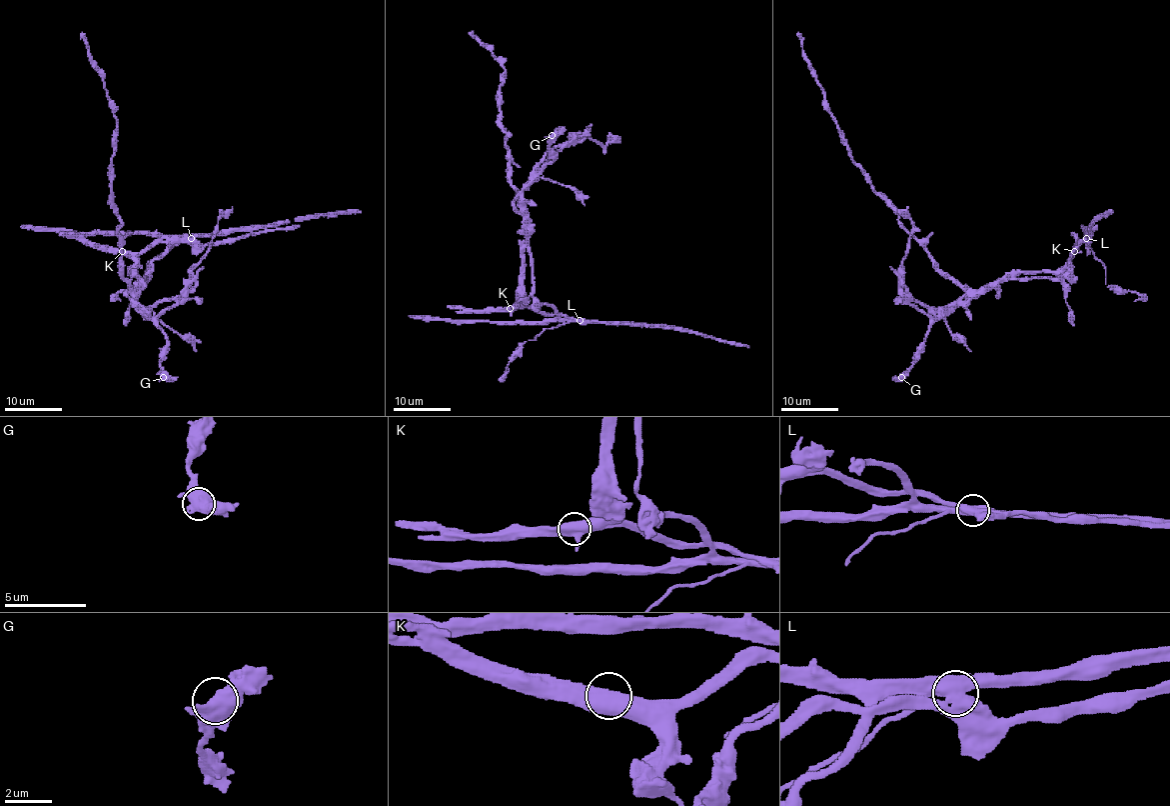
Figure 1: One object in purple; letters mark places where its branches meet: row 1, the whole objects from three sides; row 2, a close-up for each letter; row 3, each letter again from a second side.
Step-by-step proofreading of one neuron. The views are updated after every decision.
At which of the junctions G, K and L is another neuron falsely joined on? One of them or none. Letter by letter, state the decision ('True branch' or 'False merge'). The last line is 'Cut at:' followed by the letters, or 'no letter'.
G: True branch
K: True branch
L: False merge
Cut at: L

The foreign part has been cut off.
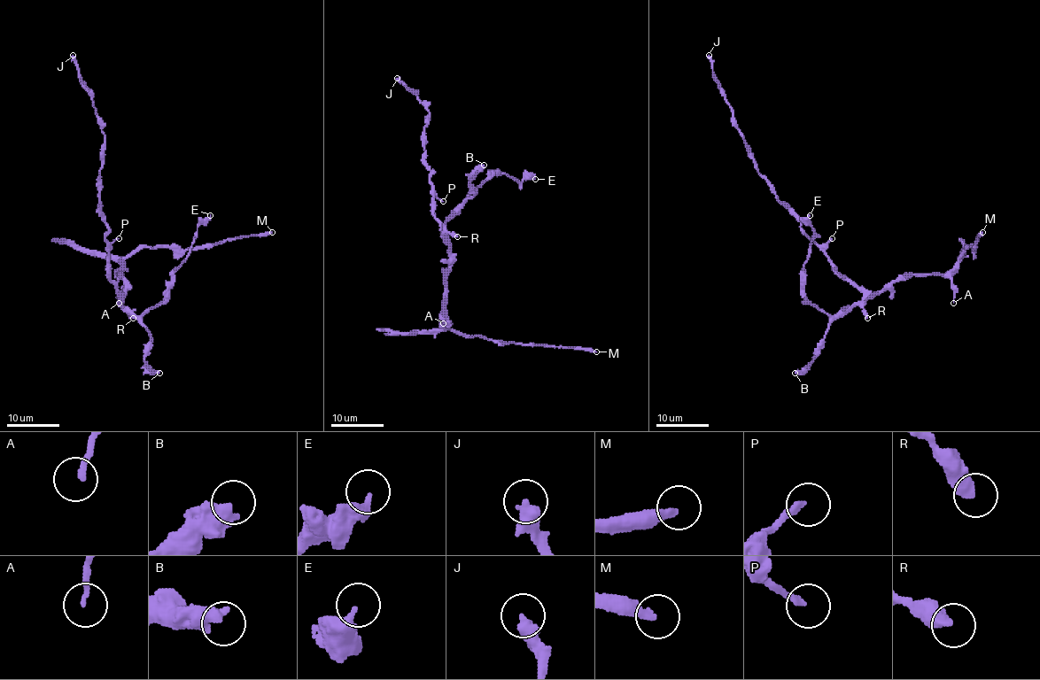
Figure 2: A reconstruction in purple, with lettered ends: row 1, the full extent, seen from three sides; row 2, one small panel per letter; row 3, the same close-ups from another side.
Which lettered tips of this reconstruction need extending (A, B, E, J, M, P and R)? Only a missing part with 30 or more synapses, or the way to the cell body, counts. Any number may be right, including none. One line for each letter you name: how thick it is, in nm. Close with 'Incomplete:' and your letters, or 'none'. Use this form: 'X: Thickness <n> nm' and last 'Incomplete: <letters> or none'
M: Thickness 320 nm
Incomplete: M

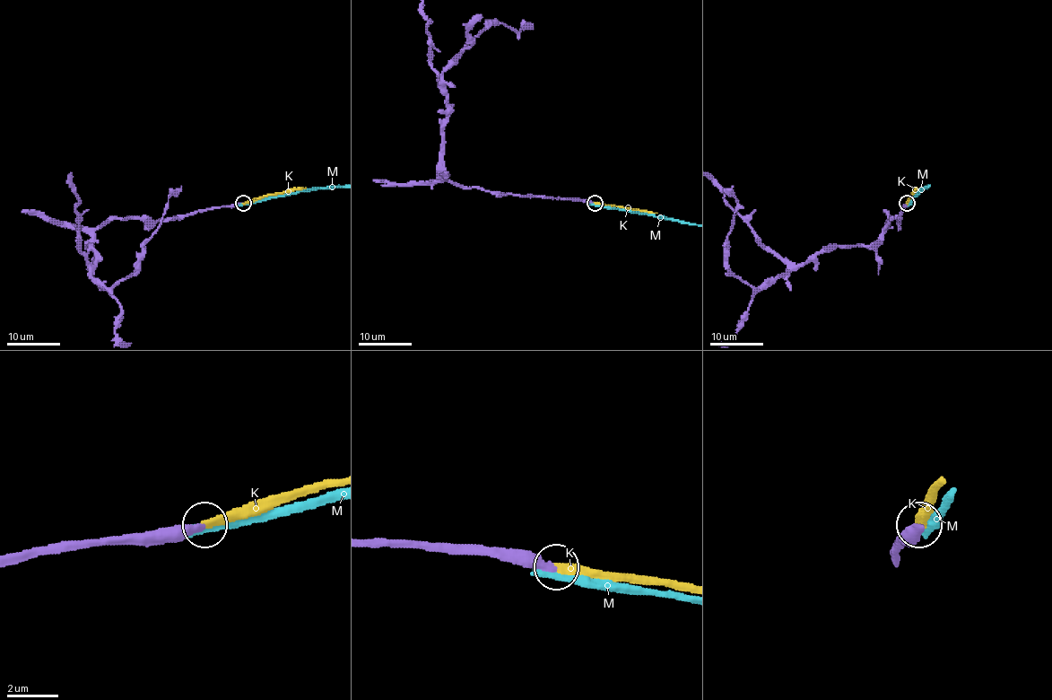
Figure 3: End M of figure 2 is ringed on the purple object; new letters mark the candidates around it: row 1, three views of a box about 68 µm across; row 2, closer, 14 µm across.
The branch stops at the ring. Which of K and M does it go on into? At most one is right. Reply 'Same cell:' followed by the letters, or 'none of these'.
Same cell: K

